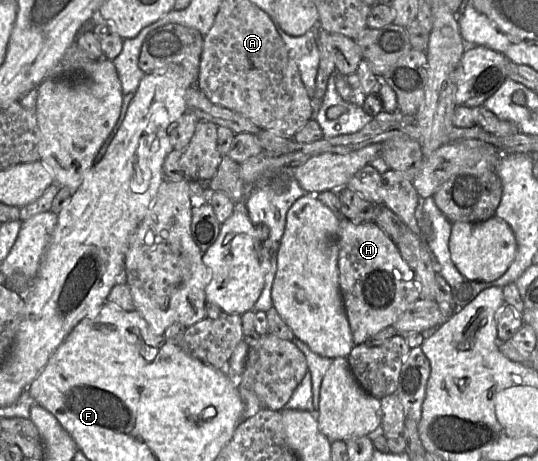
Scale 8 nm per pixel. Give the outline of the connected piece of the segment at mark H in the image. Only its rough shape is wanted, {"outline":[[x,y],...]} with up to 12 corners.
{"outline":[[339,217],[339,286],[355,345],[418,299],[375,223]]}

